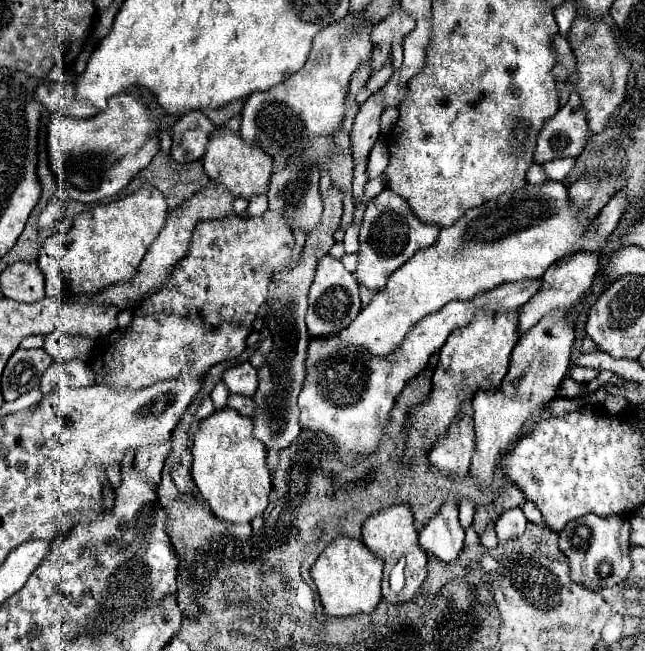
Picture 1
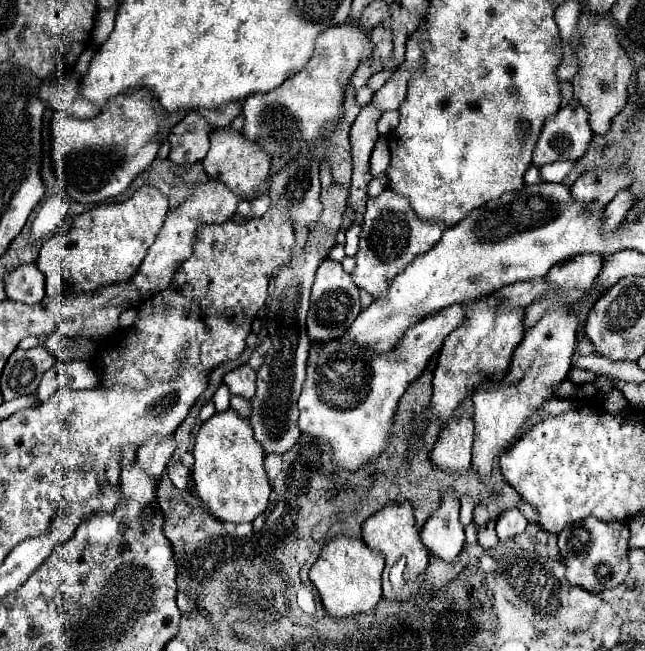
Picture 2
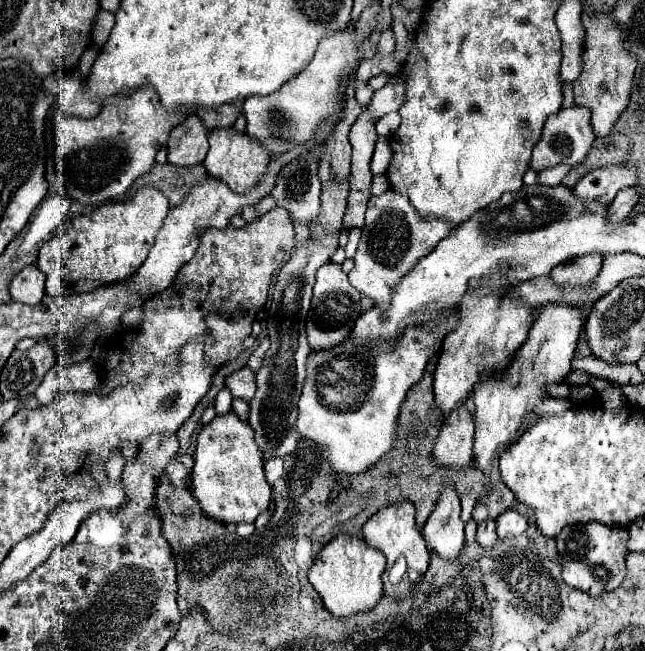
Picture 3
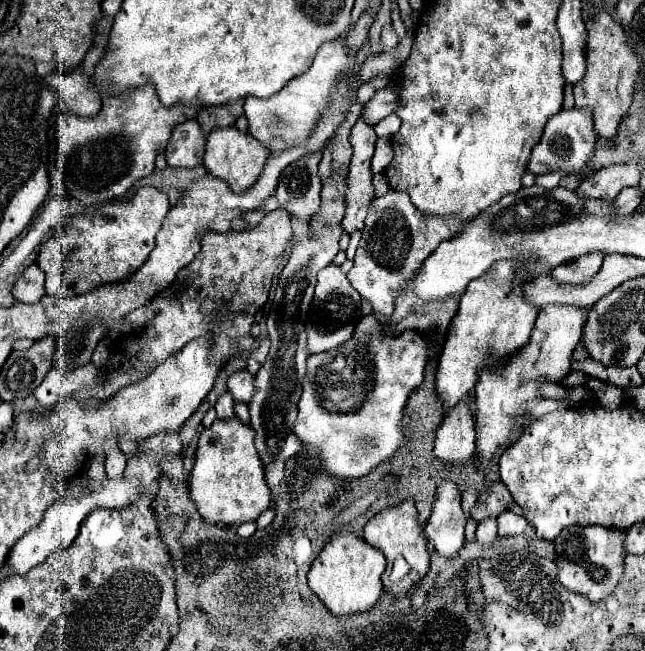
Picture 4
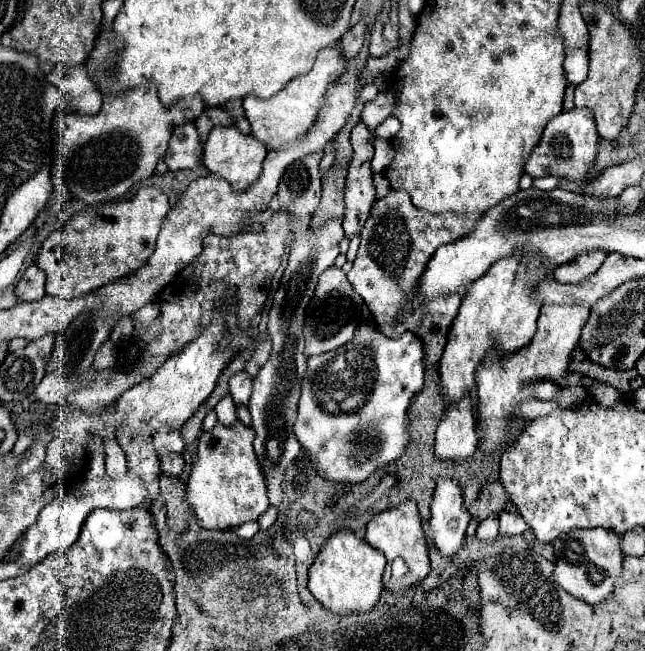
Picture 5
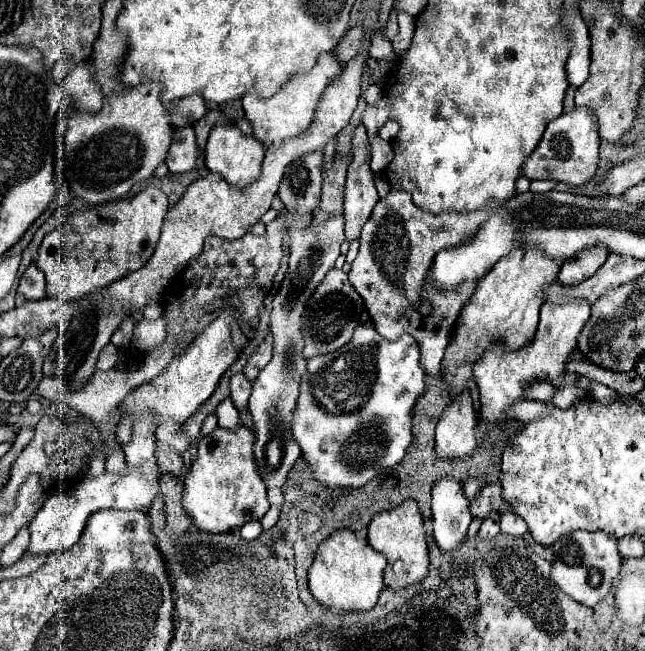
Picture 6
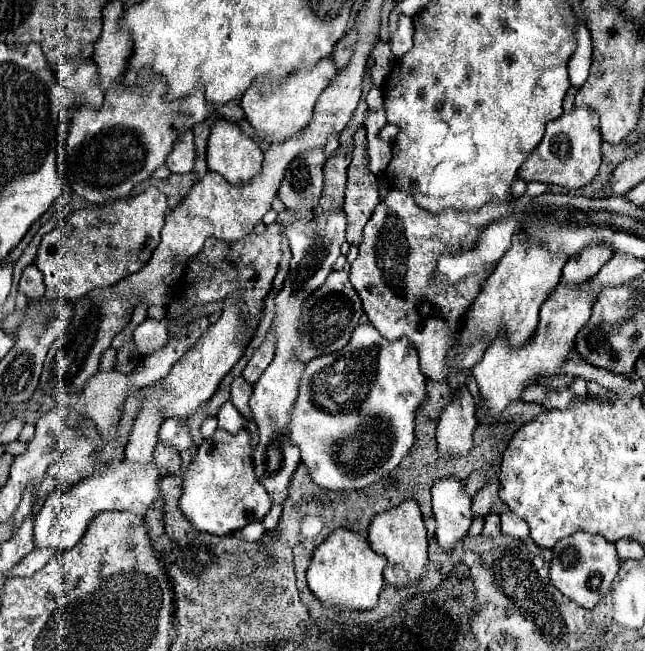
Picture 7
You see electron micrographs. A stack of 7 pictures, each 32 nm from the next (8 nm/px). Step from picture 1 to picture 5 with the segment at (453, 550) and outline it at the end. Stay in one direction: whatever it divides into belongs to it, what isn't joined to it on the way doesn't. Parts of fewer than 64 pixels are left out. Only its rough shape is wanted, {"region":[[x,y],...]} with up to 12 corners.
{"region":[[440,480],[426,534],[442,556],[460,550],[472,520],[462,488]]}

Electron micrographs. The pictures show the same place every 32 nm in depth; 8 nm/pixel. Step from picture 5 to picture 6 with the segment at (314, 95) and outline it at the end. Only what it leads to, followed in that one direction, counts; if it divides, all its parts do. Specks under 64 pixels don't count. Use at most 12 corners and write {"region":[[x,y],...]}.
{"region":[[332,52],[274,96],[242,98],[254,136],[270,146],[304,132],[342,72]]}

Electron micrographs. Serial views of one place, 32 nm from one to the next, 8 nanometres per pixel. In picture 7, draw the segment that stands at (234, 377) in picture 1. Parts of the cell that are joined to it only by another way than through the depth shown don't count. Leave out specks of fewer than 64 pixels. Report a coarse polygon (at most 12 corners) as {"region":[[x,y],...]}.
{"region":[[246,380],[232,382],[232,404],[246,420],[252,420],[252,386]]}

